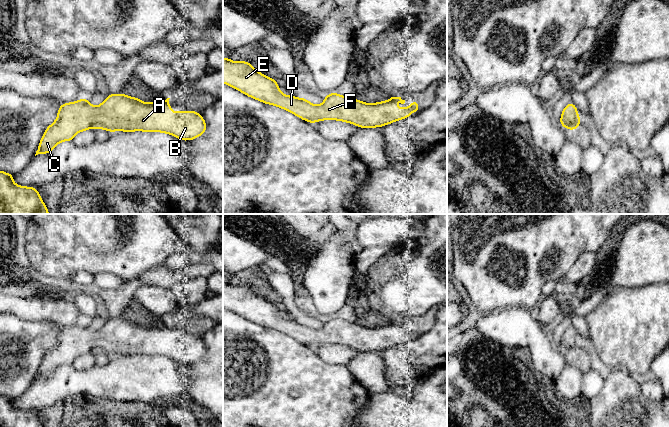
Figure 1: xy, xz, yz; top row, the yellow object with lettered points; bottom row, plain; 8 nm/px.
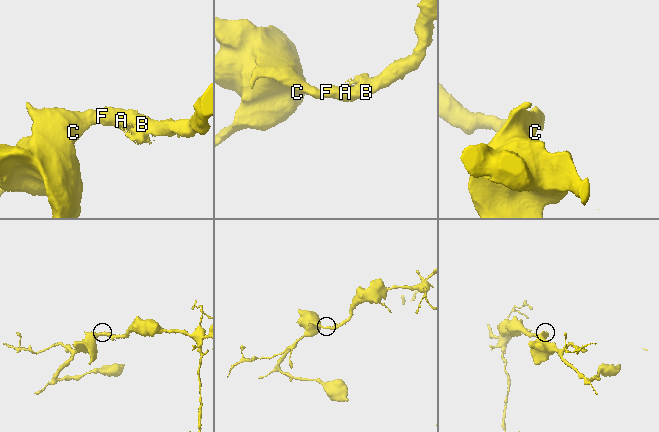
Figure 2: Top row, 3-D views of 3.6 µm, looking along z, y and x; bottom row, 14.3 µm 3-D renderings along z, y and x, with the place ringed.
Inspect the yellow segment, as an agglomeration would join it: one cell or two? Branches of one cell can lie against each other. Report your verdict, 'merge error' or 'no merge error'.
no merge error

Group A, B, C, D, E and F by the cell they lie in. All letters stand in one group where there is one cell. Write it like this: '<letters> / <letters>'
A B C D E F

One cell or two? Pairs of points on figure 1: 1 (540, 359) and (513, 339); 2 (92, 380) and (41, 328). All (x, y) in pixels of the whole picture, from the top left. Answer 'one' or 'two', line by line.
1: one
2: two

